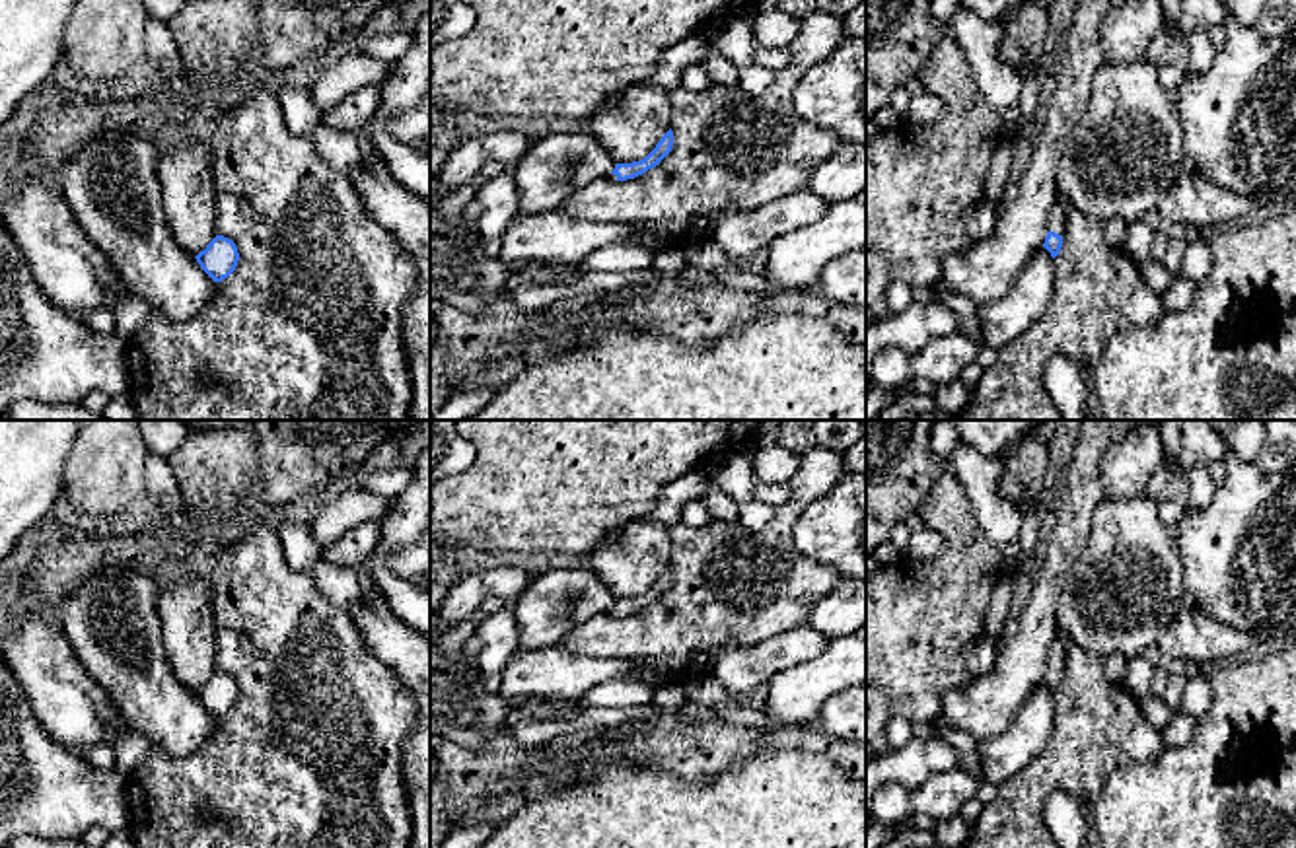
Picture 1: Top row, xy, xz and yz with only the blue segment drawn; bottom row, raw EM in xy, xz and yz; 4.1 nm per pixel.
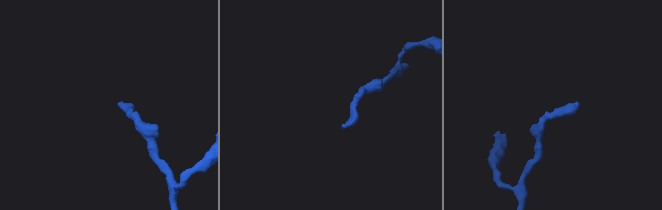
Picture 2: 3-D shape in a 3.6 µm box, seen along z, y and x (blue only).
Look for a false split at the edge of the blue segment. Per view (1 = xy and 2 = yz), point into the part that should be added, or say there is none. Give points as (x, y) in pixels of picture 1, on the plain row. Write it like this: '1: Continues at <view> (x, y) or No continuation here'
1: No continuation here
2: Continues at yz (1057, 652)

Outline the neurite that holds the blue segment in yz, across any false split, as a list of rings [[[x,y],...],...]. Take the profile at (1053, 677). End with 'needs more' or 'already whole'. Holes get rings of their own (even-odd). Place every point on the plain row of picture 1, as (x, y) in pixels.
[[[1059,630],[1049,650],[1049,665],[1043,683],[1051,689],[1053,694],[1061,689],[1062,683],[1062,669],[1068,644],[1070,636],[1064,630]]]; needs more

